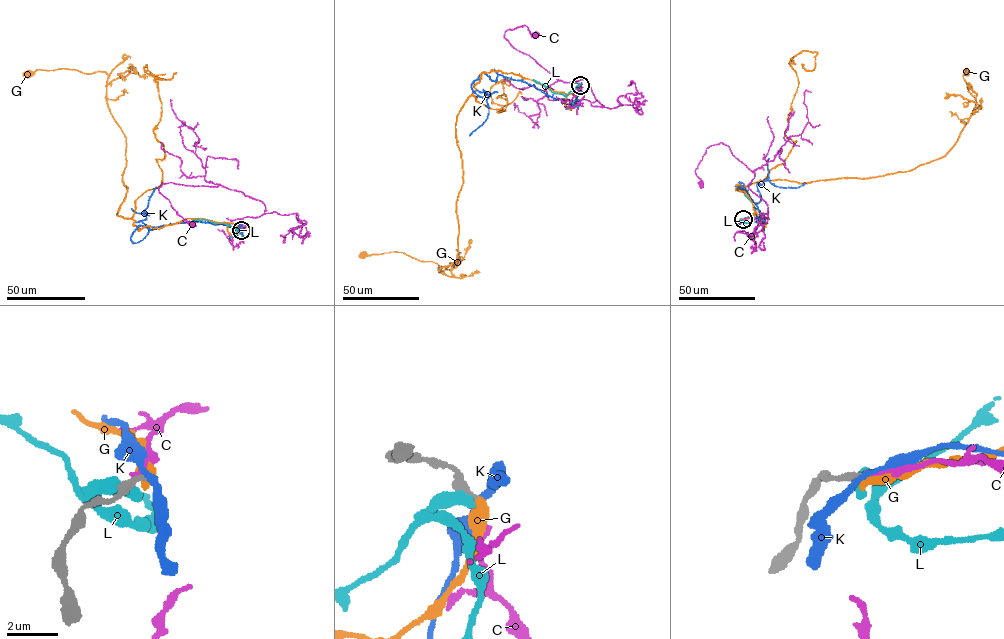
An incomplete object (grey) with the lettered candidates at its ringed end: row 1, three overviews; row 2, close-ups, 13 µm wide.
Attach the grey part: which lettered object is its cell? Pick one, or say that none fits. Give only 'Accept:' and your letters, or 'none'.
Accept: G

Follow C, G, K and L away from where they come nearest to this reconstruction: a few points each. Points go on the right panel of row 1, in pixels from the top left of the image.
C: (743, 219), (759, 222), (768, 205), (748, 187), (754, 171), (728, 146), (706, 149), (695, 170), (700, 184)
G: (743, 219), (755, 211), (736, 184), (871, 178), (943, 157), (976, 103), (963, 77), (966, 72)
K: (743, 219), (759, 219), (760, 211), (739, 182), (757, 203), (756, 184), (764, 180), (785, 188), (805, 183)
L: (742, 219), (756, 213), (744, 194)

